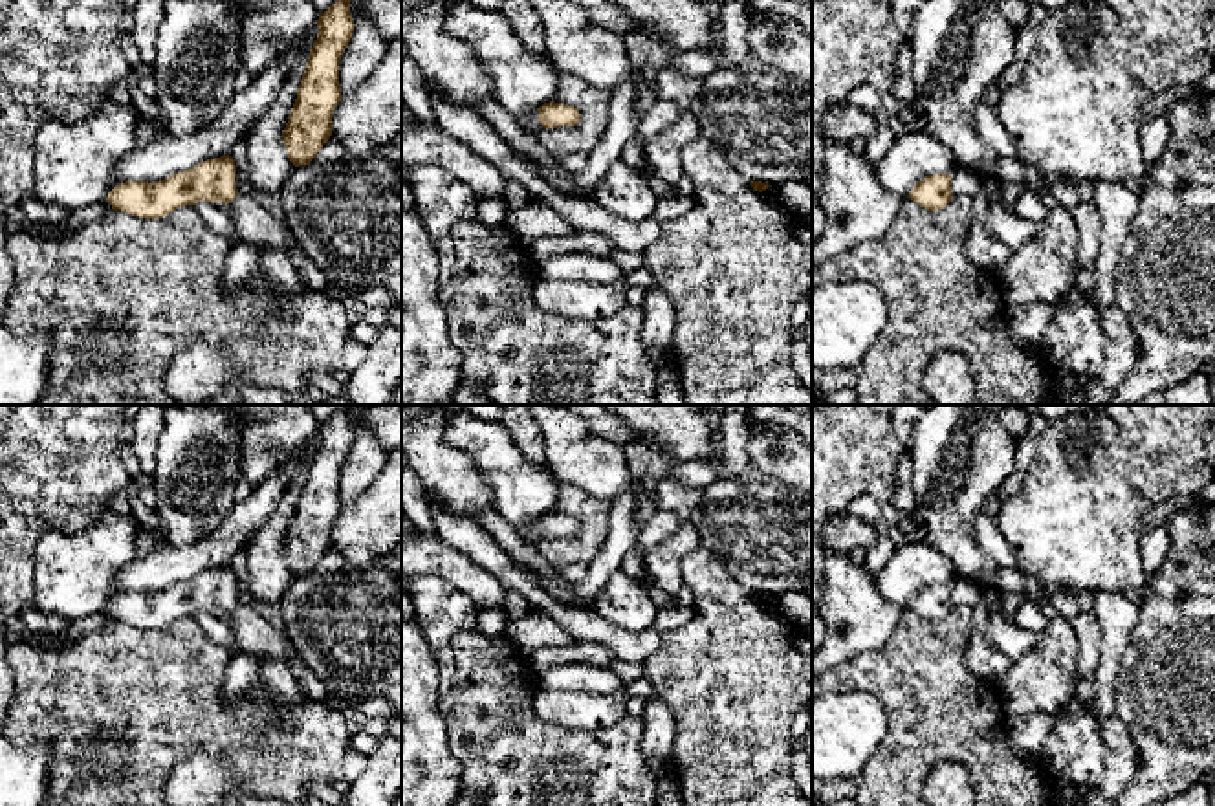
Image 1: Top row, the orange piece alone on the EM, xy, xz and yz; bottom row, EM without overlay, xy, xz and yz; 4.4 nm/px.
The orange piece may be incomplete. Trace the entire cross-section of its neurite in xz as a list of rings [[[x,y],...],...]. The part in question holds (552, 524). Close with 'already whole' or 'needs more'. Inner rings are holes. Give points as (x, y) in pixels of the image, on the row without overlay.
[[[555,511],[544,513],[537,522],[544,539],[575,537],[581,531],[577,518]]]; already whole

